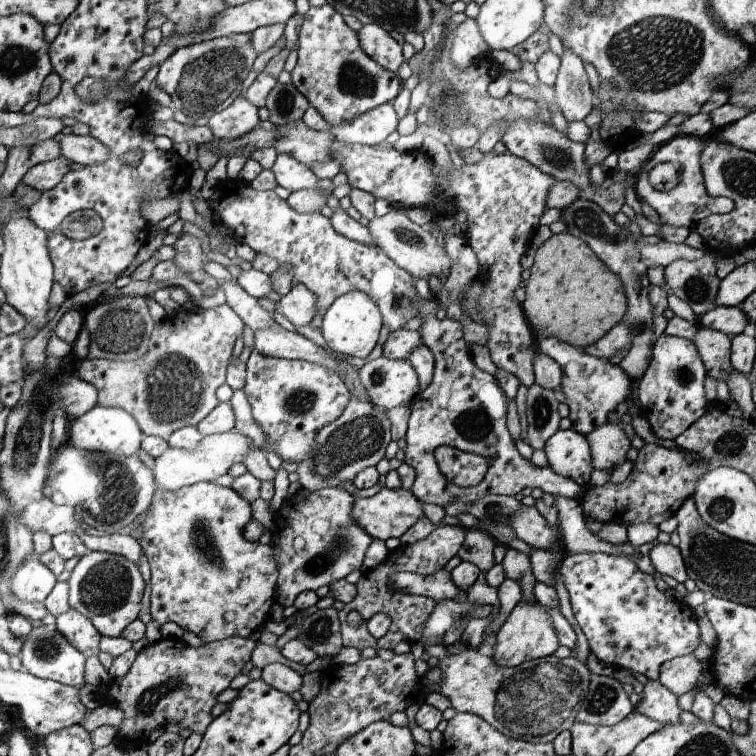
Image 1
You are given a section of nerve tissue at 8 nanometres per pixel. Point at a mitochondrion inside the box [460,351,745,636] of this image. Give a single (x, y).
(542, 406)

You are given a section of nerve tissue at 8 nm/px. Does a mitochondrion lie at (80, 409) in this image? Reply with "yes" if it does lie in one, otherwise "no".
no

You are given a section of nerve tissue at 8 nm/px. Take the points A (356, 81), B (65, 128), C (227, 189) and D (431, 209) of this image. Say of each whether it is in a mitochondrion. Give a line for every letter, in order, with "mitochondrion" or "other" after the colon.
A: mitochondrion
B: other
C: other
D: other

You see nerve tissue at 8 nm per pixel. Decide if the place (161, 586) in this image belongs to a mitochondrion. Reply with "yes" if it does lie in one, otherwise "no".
no

